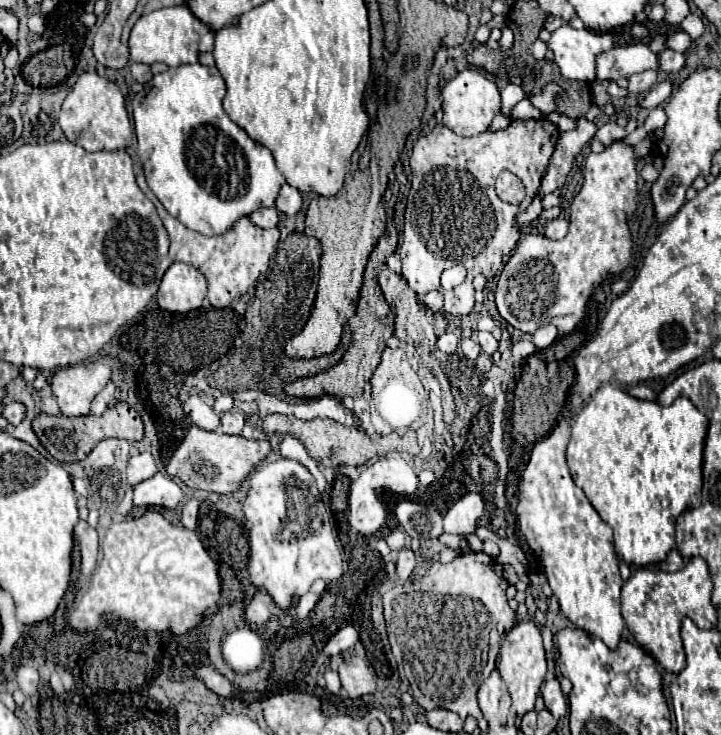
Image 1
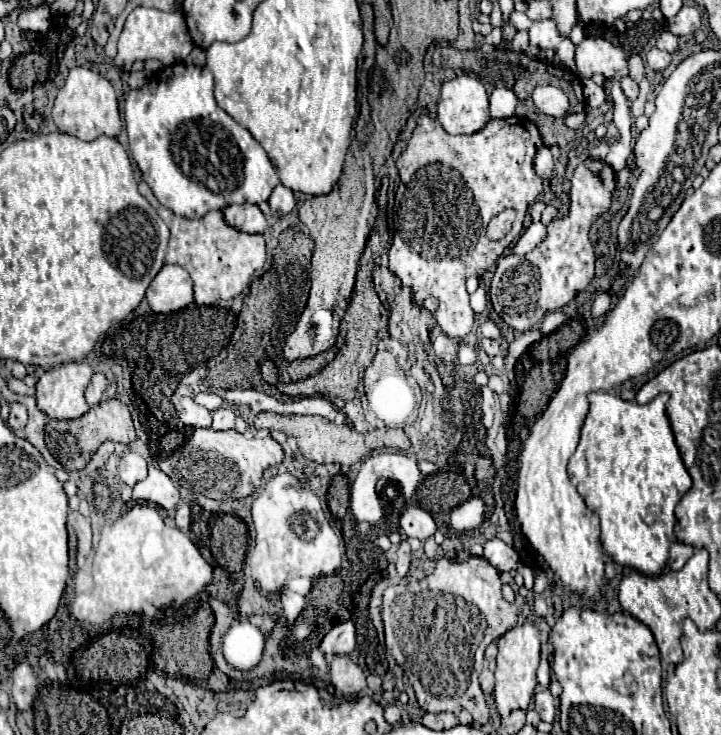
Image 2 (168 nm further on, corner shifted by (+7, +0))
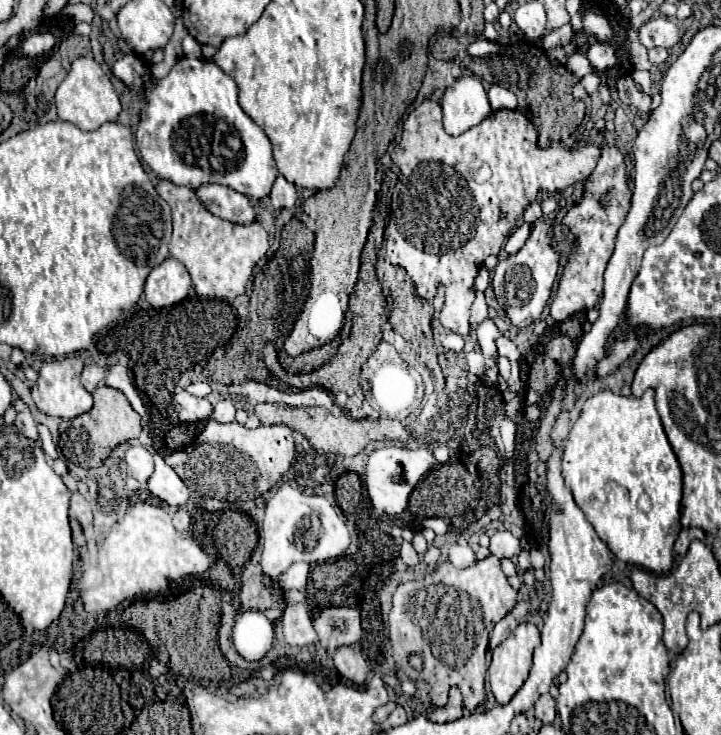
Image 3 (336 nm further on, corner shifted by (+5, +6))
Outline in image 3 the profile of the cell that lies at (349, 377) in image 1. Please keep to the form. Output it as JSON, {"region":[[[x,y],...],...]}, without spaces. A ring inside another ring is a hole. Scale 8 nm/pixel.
{"region":[[[376,216],[374,220],[374,226],[370,228],[370,234],[368,234],[368,240],[366,240],[366,246],[362,250],[362,264],[360,264],[360,276],[358,276],[358,282],[354,286],[354,292],[350,294],[348,303],[348,309],[350,312],[354,312],[354,324],[352,324],[352,332],[350,336],[340,344],[336,356],[326,362],[320,370],[314,370],[310,374],[288,374],[278,358],[276,358],[276,348],[272,342],[268,342],[262,350],[264,354],[264,364],[266,368],[278,376],[280,380],[284,380],[286,384],[298,388],[298,390],[304,390],[304,388],[312,388],[312,386],[322,386],[326,388],[328,392],[336,394],[336,392],[346,392],[348,396],[352,396],[358,388],[358,384],[361,381],[362,366],[366,363],[366,360],[370,358],[370,354],[374,352],[374,348],[378,348],[383,335],[383,327],[388,322],[388,314],[386,314],[386,298],[382,294],[382,288],[380,288],[380,282],[376,280],[376,272],[374,272],[374,264],[376,264],[376,240],[382,238],[384,234],[384,218],[382,216]]]}

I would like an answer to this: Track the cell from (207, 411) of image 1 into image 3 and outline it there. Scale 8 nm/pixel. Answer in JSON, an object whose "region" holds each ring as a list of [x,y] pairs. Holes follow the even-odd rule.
{"region":[[[178,390],[174,396],[174,408],[180,422],[198,422],[212,416],[212,404],[206,398],[196,398],[186,390]]]}

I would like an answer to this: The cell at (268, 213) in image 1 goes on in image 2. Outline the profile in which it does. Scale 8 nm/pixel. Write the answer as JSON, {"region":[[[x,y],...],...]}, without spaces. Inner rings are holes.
{"region":[[[232,204],[222,210],[228,226],[246,232],[246,234],[262,234],[266,230],[266,218],[262,210],[254,204]]]}

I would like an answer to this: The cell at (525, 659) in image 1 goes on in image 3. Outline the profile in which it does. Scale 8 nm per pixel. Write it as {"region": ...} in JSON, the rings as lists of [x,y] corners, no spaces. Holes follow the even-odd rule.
{"region":[[[522,622],[498,648],[494,648],[488,678],[498,704],[508,704],[522,688],[532,666],[532,652],[538,644],[540,632],[536,624]]]}

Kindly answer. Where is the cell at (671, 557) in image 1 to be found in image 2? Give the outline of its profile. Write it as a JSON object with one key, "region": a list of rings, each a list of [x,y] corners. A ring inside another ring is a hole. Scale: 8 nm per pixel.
{"region":[[[676,542],[676,544],[670,548],[668,568],[670,568],[670,570],[680,570],[692,554],[694,554],[694,548],[692,548],[692,546],[682,544],[682,542]]]}

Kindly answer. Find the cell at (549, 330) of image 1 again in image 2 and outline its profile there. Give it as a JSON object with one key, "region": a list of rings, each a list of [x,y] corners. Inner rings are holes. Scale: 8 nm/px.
{"region":[[[550,312],[546,318],[544,318],[544,322],[542,322],[542,334],[550,334],[550,332],[554,332],[558,326],[562,326],[566,322],[566,314],[564,312]]]}

